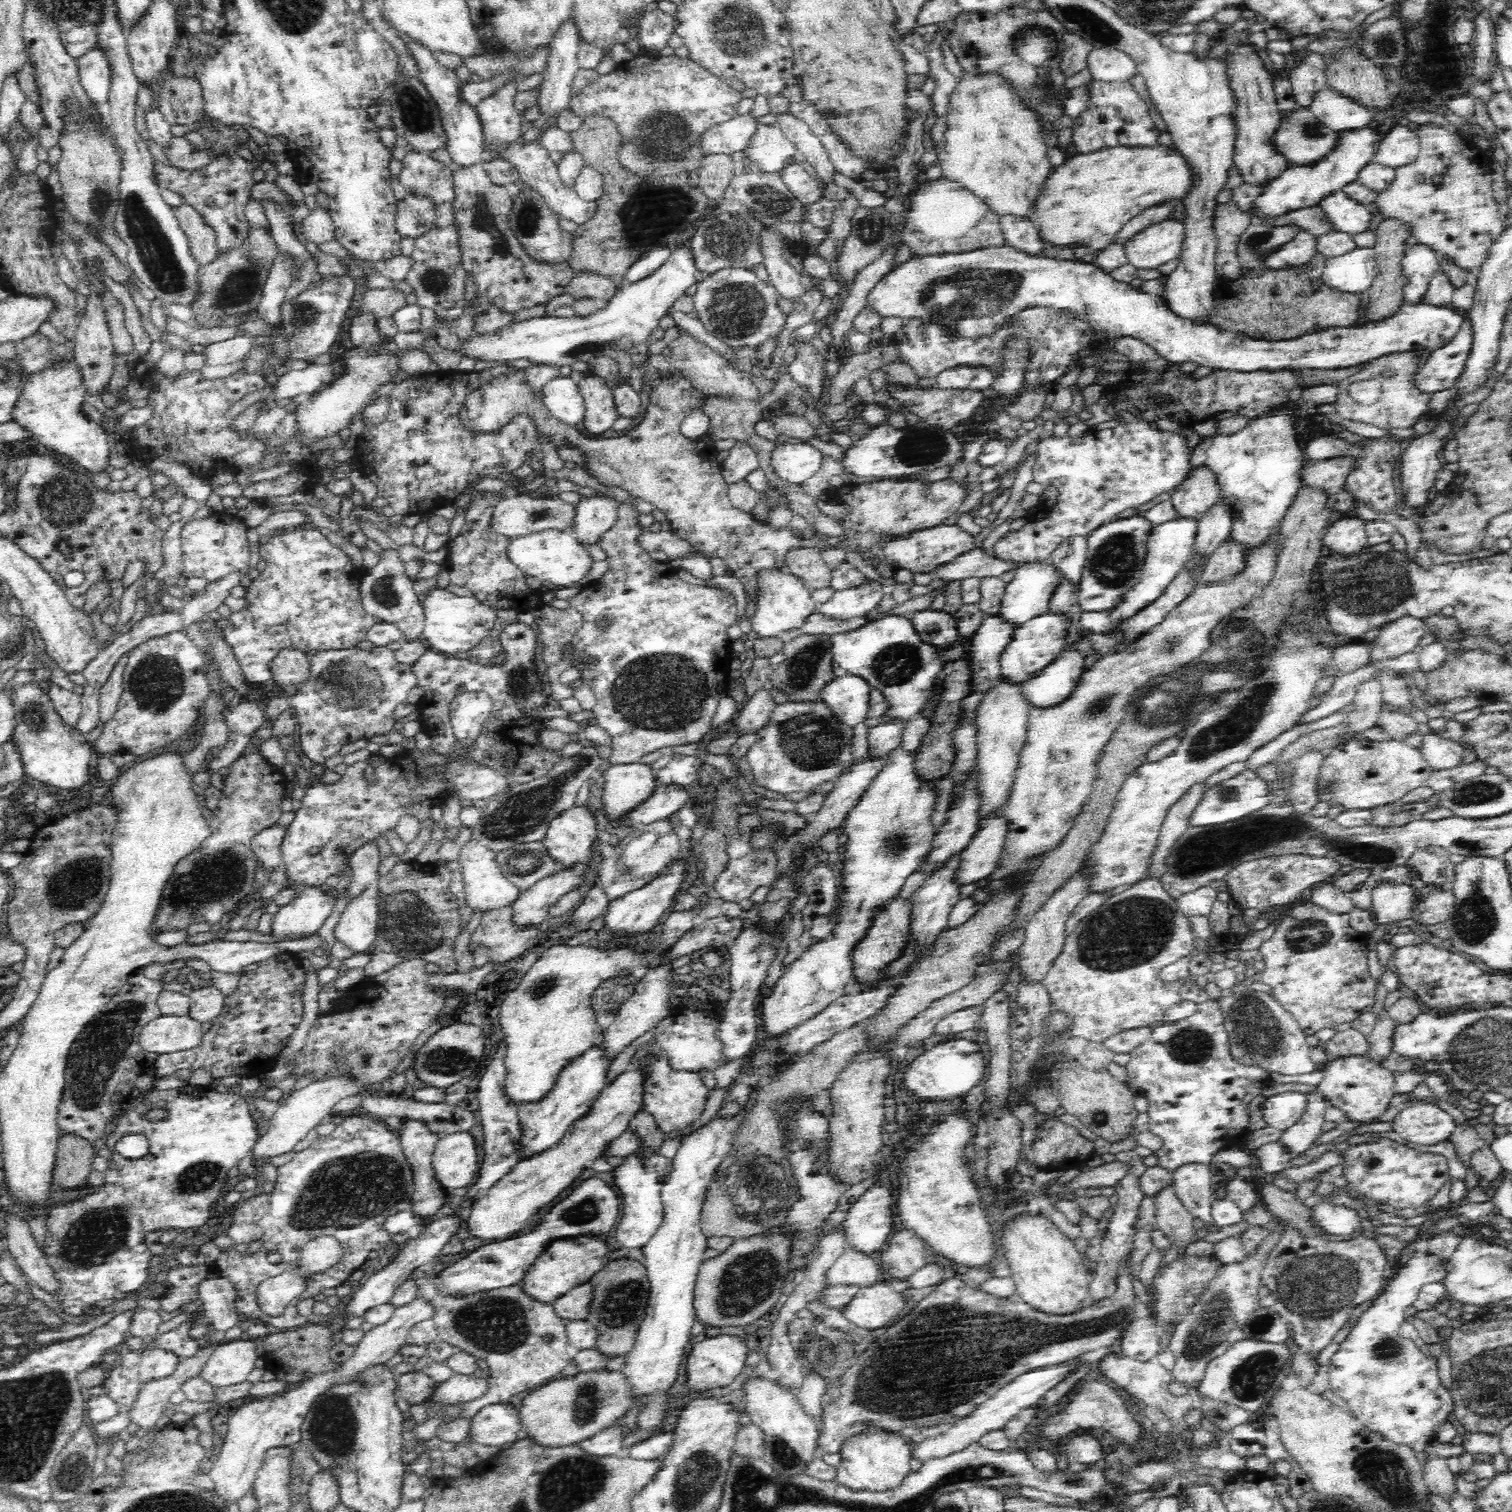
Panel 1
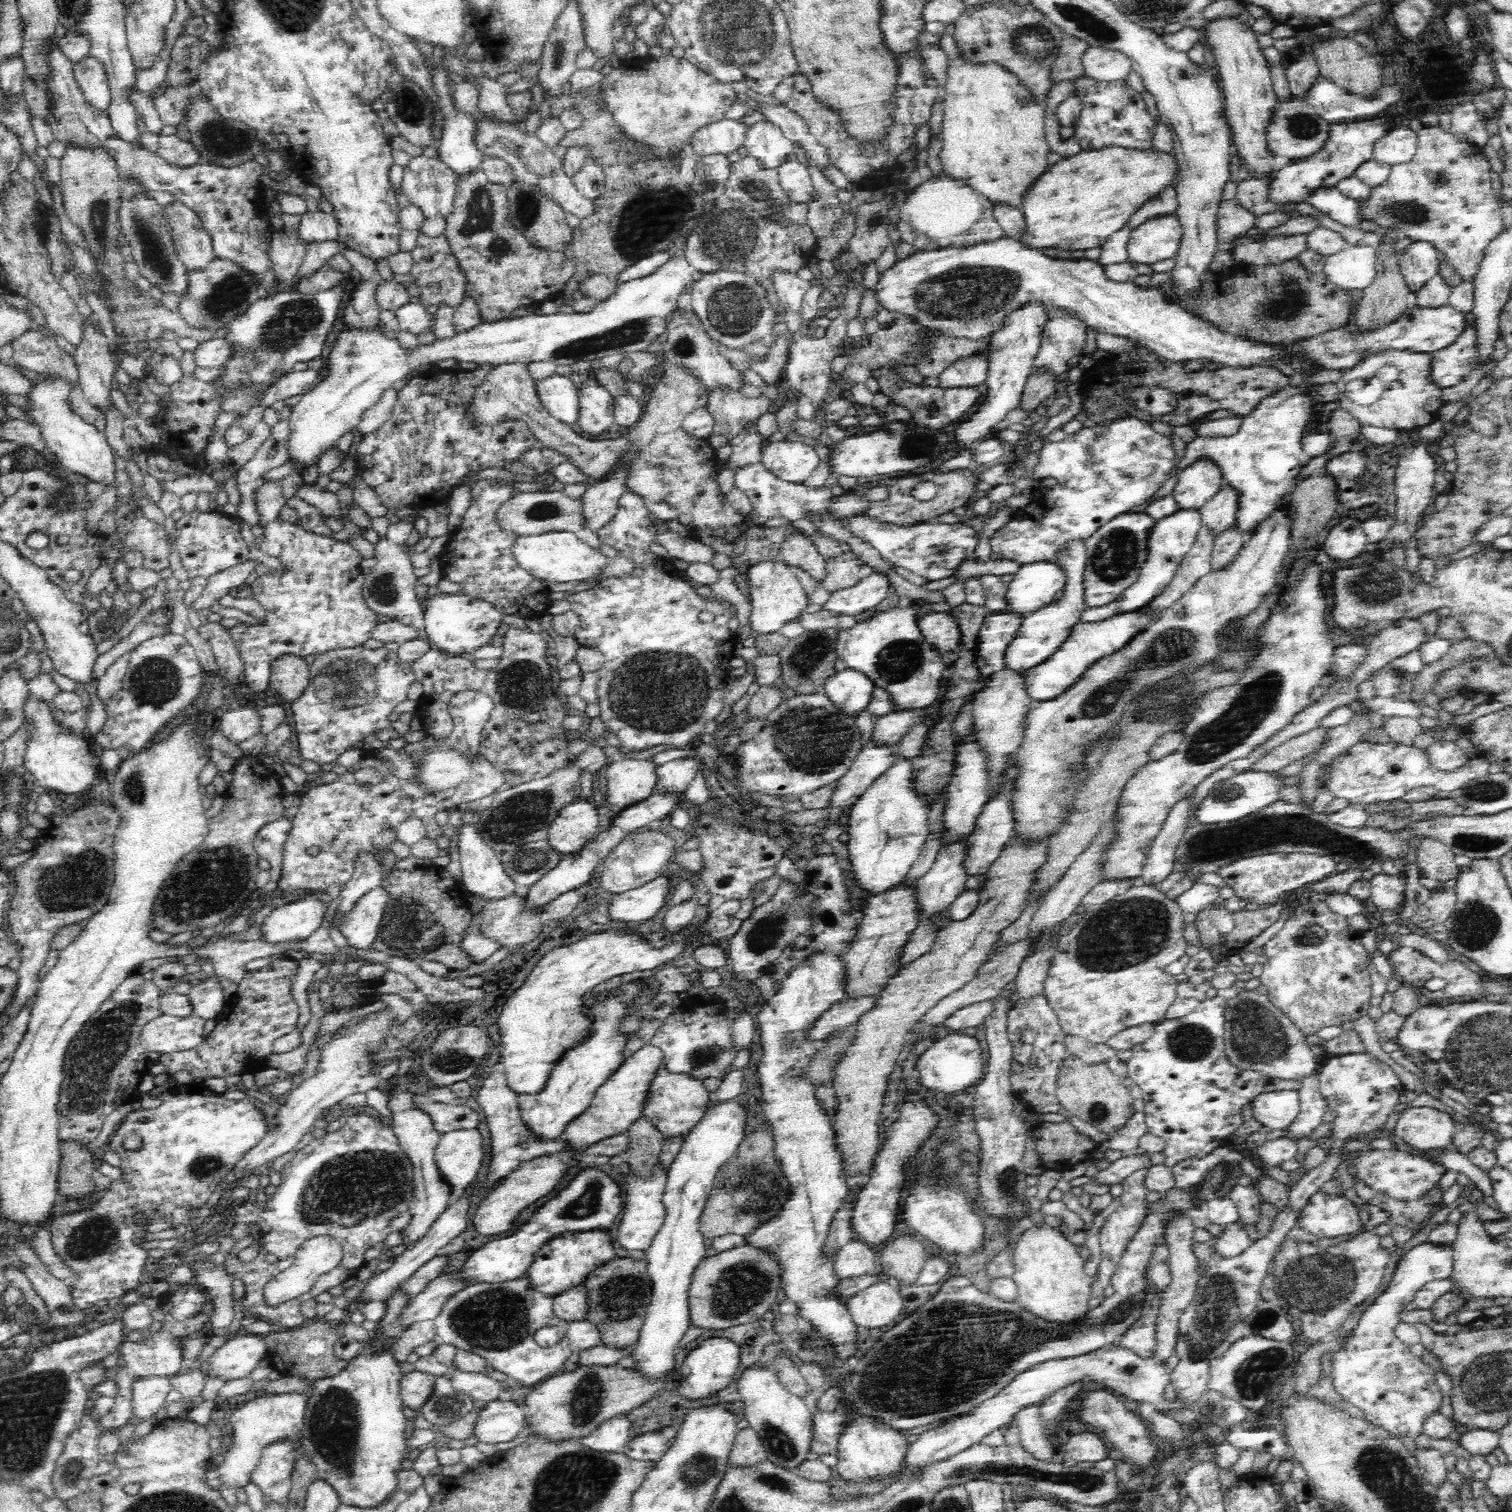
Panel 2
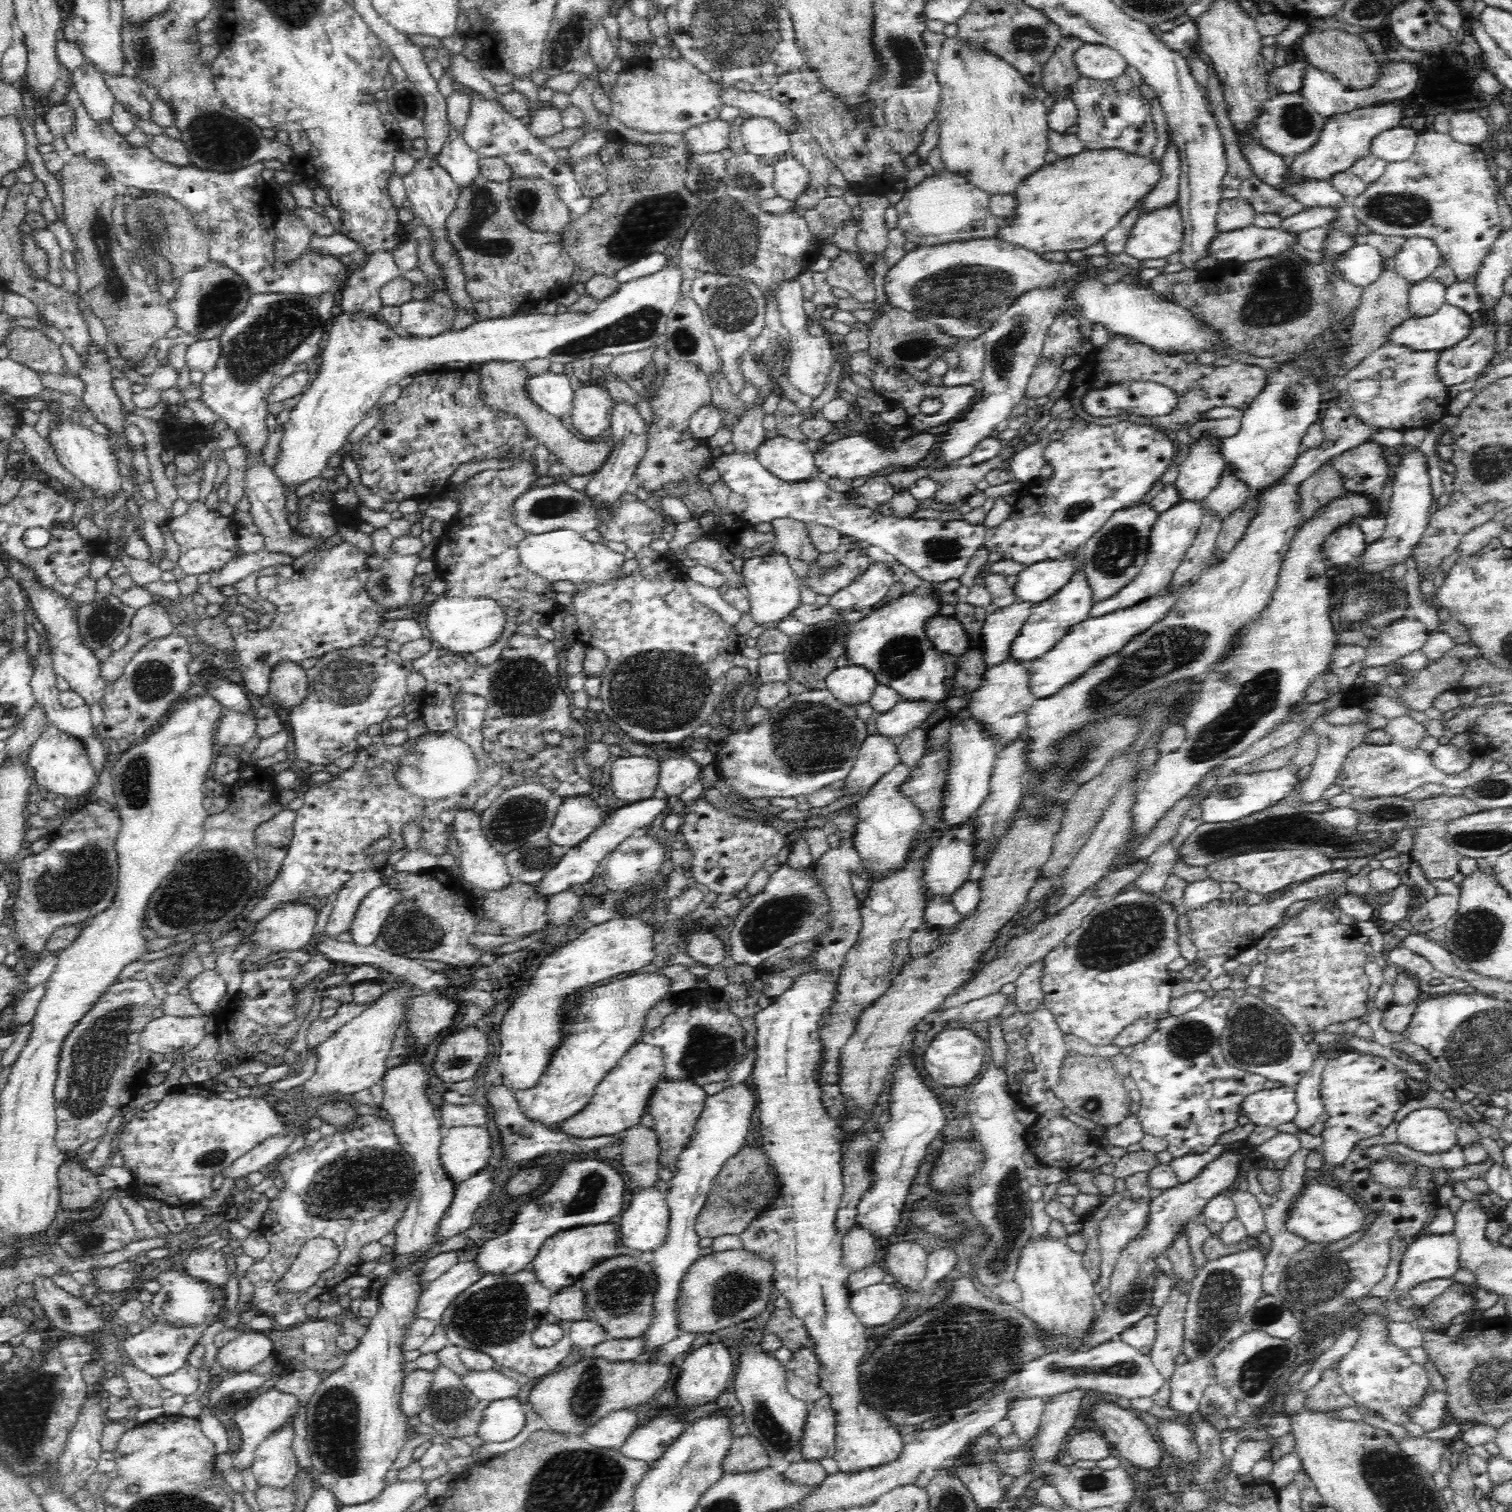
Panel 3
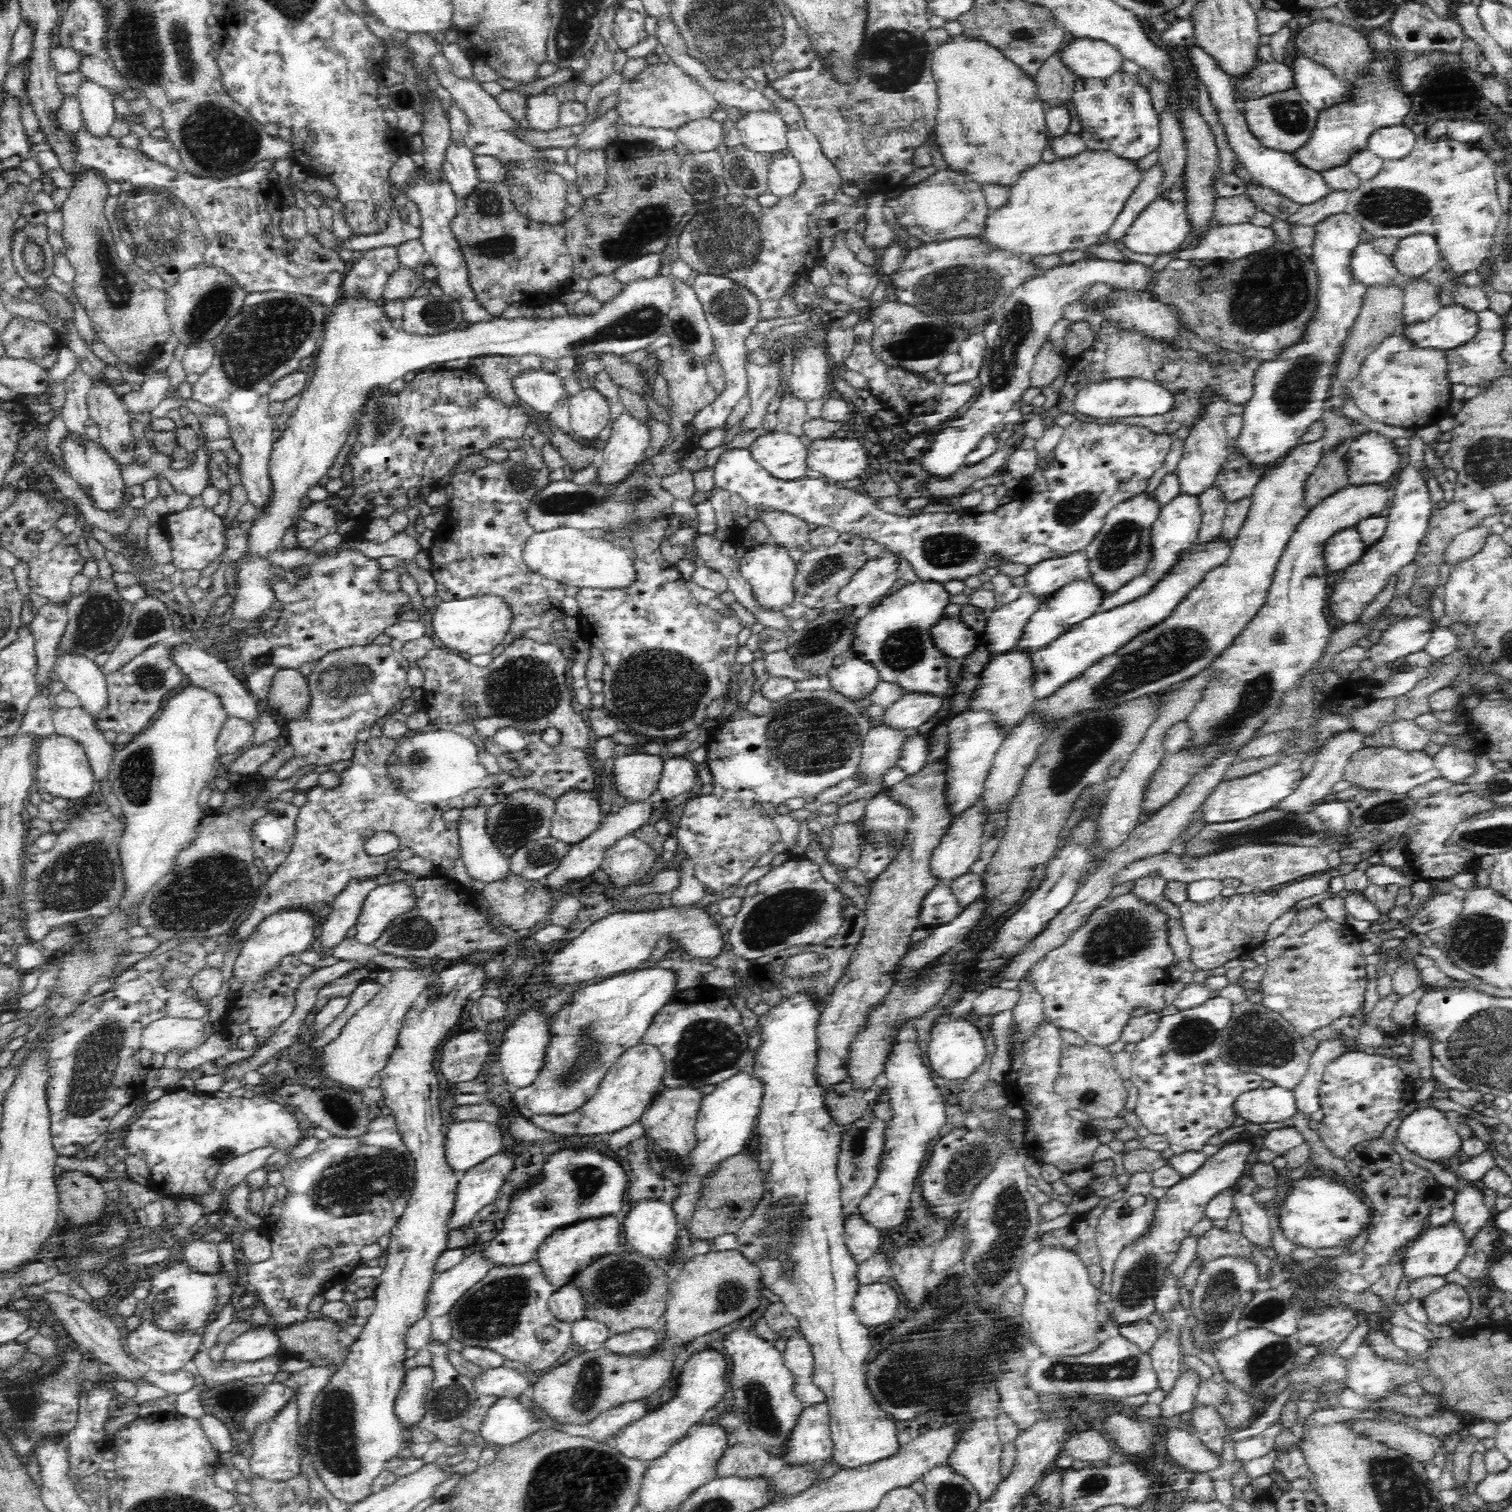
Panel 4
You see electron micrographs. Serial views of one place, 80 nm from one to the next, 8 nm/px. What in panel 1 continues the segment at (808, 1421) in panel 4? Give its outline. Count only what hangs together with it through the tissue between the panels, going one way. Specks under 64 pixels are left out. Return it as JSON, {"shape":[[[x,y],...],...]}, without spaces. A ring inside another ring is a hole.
{"shape":[[[1130,1254],[1118,1266],[1114,1294],[1091,1306],[1080,1307],[1068,1314],[1052,1314],[1021,1301],[1018,1297],[997,1297],[966,1286],[950,1278],[924,1296],[912,1311],[876,1338],[843,1374],[836,1384],[827,1387],[822,1396],[822,1432],[818,1436],[820,1453],[839,1454],[854,1436],[870,1430],[901,1432],[902,1428],[941,1430],[963,1420],[994,1396],[997,1390],[1022,1374],[1054,1366],[1097,1348],[1112,1346],[1124,1330],[1136,1320],[1140,1307],[1135,1303],[1132,1278],[1137,1267],[1130,1266]]]}

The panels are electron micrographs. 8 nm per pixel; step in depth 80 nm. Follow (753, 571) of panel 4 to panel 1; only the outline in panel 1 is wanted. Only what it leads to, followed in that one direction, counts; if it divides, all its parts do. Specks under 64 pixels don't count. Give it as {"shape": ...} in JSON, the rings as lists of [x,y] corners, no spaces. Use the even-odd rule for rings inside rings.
{"shape":[[[786,570],[781,572],[768,572],[759,578],[759,598],[756,600],[757,609],[750,620],[751,628],[759,638],[776,638],[784,632],[802,628],[809,622],[812,614],[818,610],[818,605],[812,600],[812,592],[796,577]]]}

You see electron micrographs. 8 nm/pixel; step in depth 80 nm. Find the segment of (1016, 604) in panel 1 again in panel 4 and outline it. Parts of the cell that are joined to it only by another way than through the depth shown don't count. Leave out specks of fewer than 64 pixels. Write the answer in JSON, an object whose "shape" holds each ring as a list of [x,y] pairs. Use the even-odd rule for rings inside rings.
{"shape":[[[1078,551],[1038,562],[1024,574],[1024,588],[1021,593],[1037,598],[1046,598],[1061,590],[1074,580],[1090,578],[1088,559]]]}

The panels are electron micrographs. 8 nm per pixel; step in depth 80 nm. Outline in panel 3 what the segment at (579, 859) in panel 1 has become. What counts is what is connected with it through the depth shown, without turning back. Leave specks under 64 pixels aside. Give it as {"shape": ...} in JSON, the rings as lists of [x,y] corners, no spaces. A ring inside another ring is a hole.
{"shape":[[[590,795],[566,797],[557,810],[548,839],[562,849],[576,849],[602,824],[602,811]]]}

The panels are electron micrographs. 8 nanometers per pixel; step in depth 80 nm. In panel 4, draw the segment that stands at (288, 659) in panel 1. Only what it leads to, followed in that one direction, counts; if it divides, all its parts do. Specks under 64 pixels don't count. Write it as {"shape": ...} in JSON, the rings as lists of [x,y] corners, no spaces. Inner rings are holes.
{"shape":[[[279,668],[273,674],[268,698],[263,704],[290,722],[304,712],[309,700],[309,684],[302,672],[294,668]]]}

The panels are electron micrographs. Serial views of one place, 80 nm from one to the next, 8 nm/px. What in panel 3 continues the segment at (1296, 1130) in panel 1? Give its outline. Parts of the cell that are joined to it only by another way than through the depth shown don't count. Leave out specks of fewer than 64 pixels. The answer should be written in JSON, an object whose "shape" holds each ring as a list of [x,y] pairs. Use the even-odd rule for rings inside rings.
{"shape":[[[1326,1045],[1327,1050],[1323,1051],[1316,1058],[1312,1069],[1295,1085],[1295,1096],[1297,1100],[1298,1113],[1292,1120],[1298,1130],[1308,1130],[1318,1121],[1322,1112],[1326,1112],[1321,1098],[1322,1072],[1326,1062],[1334,1055],[1334,1049]]]}

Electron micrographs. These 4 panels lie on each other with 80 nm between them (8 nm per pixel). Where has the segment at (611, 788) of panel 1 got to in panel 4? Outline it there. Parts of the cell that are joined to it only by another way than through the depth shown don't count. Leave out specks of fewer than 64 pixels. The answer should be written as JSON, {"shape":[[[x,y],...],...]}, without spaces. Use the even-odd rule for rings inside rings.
{"shape":[[[632,749],[616,757],[613,766],[614,783],[620,800],[626,798],[630,803],[649,801],[657,789],[663,762],[660,755],[648,754],[640,749]]]}

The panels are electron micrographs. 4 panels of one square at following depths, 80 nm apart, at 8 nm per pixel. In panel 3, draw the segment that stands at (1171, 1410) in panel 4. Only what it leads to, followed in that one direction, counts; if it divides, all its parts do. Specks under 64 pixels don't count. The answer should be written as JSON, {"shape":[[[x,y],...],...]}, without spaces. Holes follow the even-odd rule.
{"shape":[[[1260,1243],[1258,1248],[1250,1248],[1230,1253],[1228,1256],[1207,1261],[1198,1270],[1198,1276],[1191,1284],[1189,1301],[1183,1316],[1184,1336],[1181,1353],[1188,1358],[1186,1362],[1176,1364],[1174,1372],[1166,1382],[1170,1385],[1170,1402],[1172,1409],[1180,1412],[1193,1413],[1206,1387],[1213,1384],[1210,1377],[1210,1364],[1218,1354],[1216,1350],[1209,1350],[1211,1342],[1225,1336],[1234,1320],[1241,1320],[1246,1312],[1254,1308],[1254,1304],[1264,1297],[1261,1281],[1266,1264],[1268,1250]]]}

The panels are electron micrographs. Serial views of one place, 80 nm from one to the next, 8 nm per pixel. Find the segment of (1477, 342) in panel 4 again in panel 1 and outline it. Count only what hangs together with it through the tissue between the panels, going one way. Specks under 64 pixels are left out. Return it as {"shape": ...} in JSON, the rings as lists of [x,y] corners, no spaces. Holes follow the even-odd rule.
{"shape":[[[1465,316],[1462,326],[1444,346],[1431,351],[1426,363],[1412,375],[1413,388],[1422,394],[1436,394],[1452,388],[1453,382],[1464,372],[1465,360],[1472,348],[1473,330]]]}

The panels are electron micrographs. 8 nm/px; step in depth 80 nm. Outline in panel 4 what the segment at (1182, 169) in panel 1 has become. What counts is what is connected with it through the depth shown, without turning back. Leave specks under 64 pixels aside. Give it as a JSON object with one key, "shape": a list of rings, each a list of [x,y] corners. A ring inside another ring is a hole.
{"shape":[[[1088,149],[1070,158],[1054,162],[1042,162],[1020,174],[1018,182],[1010,187],[1010,202],[1004,208],[989,214],[987,228],[982,238],[992,245],[1011,251],[1031,255],[1056,254],[1066,250],[1082,250],[1099,241],[1100,236],[1110,230],[1123,212],[1128,198],[1132,197],[1147,170],[1138,161],[1122,158],[1114,152]]]}

